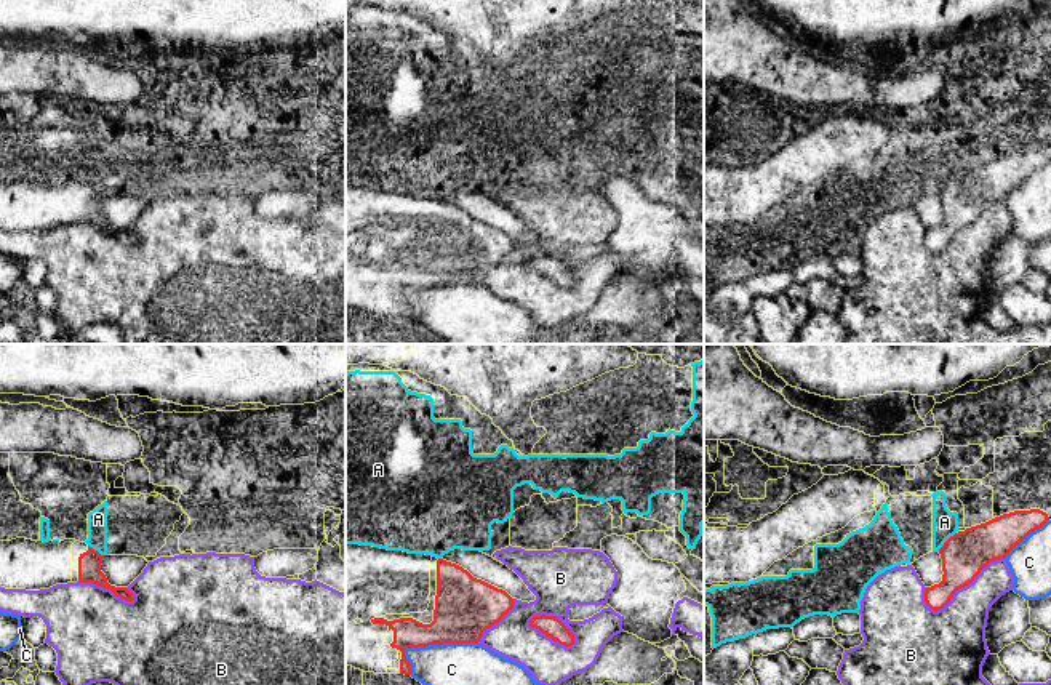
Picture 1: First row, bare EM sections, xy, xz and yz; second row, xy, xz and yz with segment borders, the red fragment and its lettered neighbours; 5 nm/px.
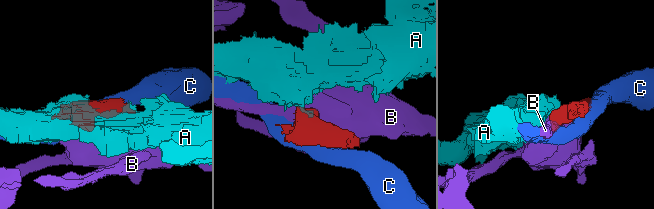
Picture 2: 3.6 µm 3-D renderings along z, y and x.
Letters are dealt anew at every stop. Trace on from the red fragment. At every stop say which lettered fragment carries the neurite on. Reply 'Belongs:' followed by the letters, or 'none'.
Belongs: none

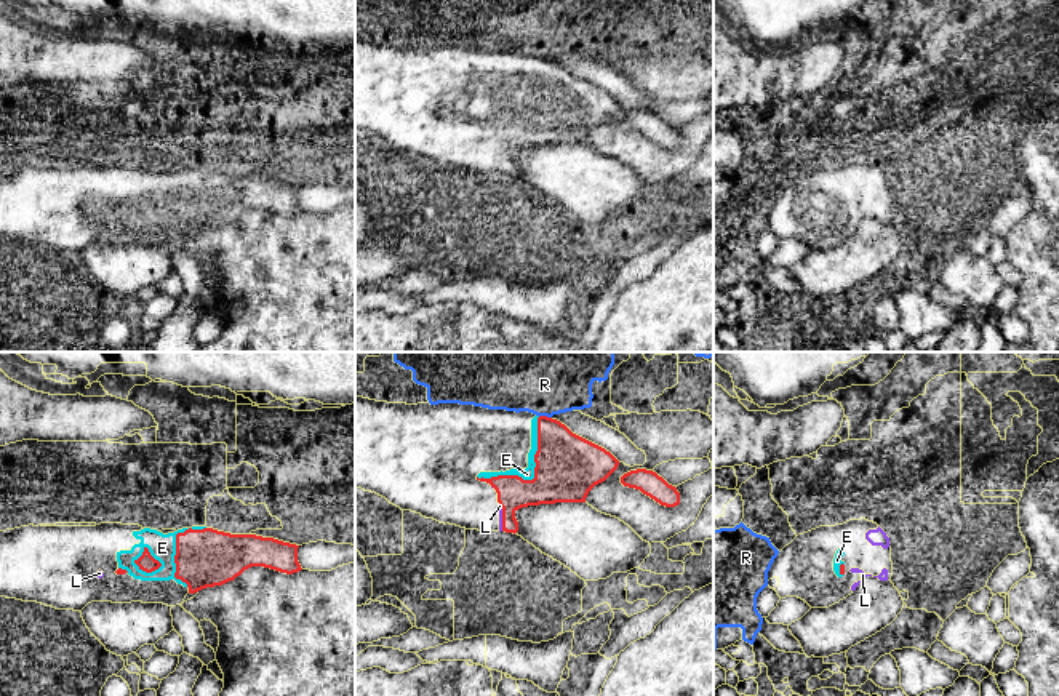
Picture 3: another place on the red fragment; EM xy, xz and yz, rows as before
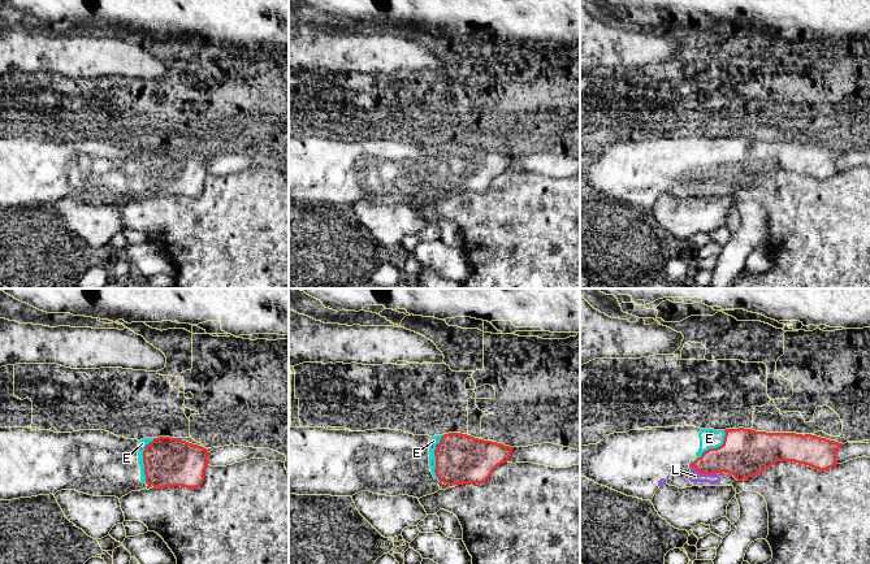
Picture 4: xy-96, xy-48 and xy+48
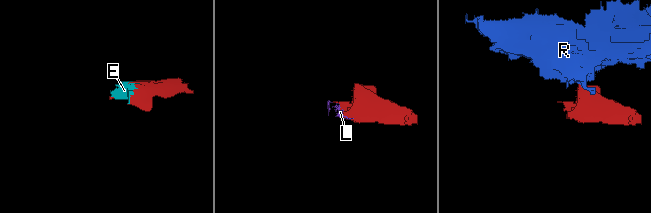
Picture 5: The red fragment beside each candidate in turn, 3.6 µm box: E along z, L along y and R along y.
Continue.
Belongs: E, L

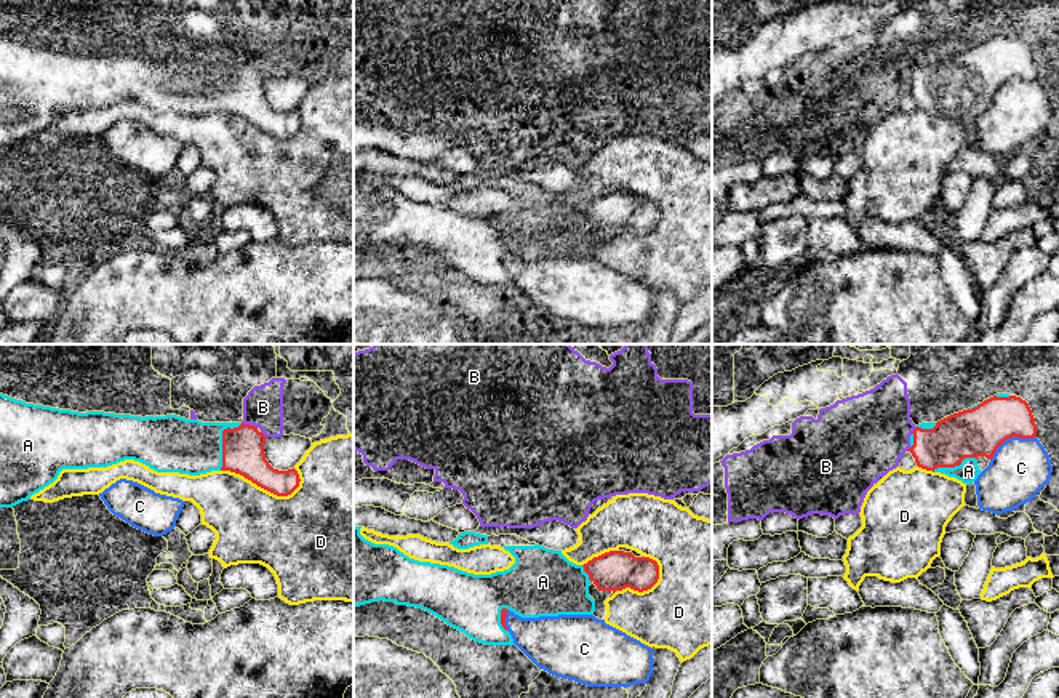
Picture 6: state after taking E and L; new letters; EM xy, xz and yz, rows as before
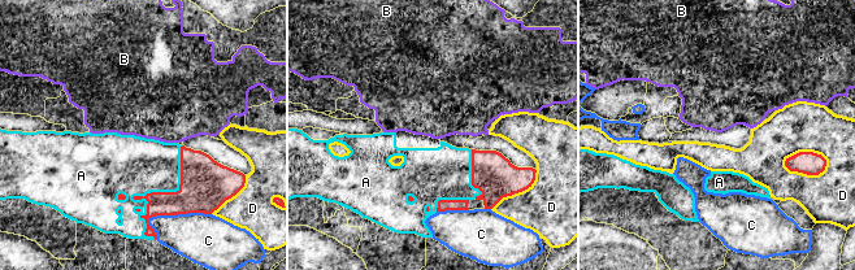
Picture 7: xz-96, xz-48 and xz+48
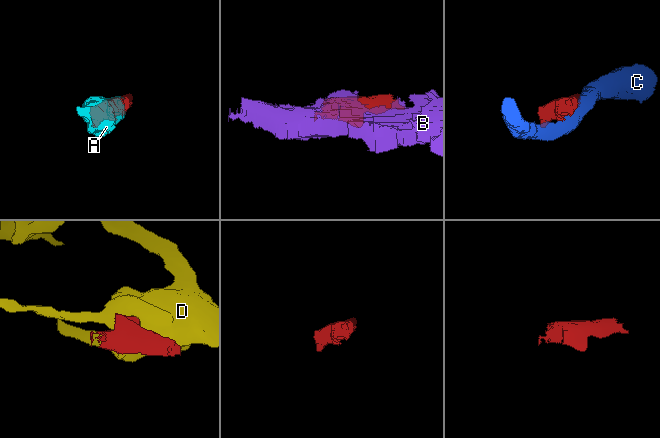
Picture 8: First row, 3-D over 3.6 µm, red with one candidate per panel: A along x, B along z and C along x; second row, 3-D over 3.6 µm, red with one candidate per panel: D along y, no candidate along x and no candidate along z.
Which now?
Belongs: A

